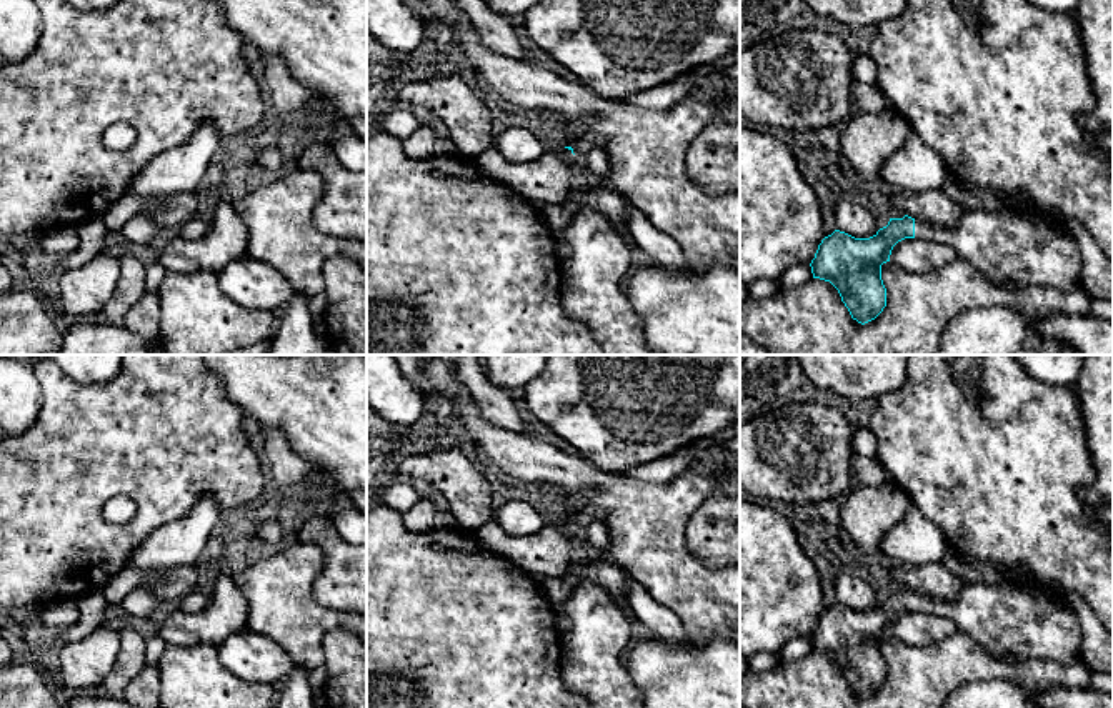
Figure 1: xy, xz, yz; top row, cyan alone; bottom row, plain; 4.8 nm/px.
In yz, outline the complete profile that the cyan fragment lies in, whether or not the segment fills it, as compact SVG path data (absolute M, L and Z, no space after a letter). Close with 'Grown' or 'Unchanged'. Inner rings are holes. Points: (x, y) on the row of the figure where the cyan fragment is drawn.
M981 208L961 210L960 218L948 227L908 215L890 218L870 238L835 230L821 240L810 263L813 278L830 282L851 318L865 325L886 307L881 265L890 262L893 247L905 238L950 247L956 258L975 265L1001 288L1081 288L1081 255L1066 227L1048 217L1016 210L990 213Z. Grown

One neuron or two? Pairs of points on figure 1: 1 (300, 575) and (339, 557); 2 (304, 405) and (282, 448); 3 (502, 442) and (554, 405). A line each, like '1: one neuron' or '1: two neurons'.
1: two neurons
2: two neurons
3: two neurons

